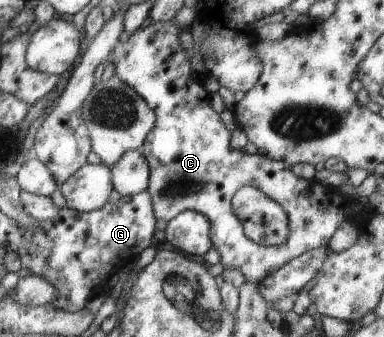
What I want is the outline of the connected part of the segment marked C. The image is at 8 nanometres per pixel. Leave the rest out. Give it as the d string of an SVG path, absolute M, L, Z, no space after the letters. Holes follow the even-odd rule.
M175 19L169 22L147 22L129 36L125 43L117 43L115 48L107 54L106 62L115 66L115 76L130 84L131 88L137 91L139 96L145 99L151 110L155 112L156 123L153 130L149 132L143 143L143 156L149 163L151 174L149 176L148 191L153 202L153 212L157 220L169 222L177 214L186 210L192 210L203 214L211 224L210 237L213 248L221 256L220 264L223 267L239 270L247 282L261 284L263 278L267 278L271 272L285 266L289 260L297 258L300 254L319 246L327 246L330 238L335 234L341 222L352 220L354 217L353 200L342 194L338 187L323 185L315 178L305 180L295 176L291 167L279 160L269 160L261 154L248 154L244 148L231 148L231 132L211 108L211 97L204 87L203 74L191 70L189 52L181 44L181 32L189 30L176 22ZM258 184L263 186L266 195L274 200L287 212L289 217L289 236L287 242L281 245L264 245L253 242L244 233L243 224L232 206L233 196L241 186Z

